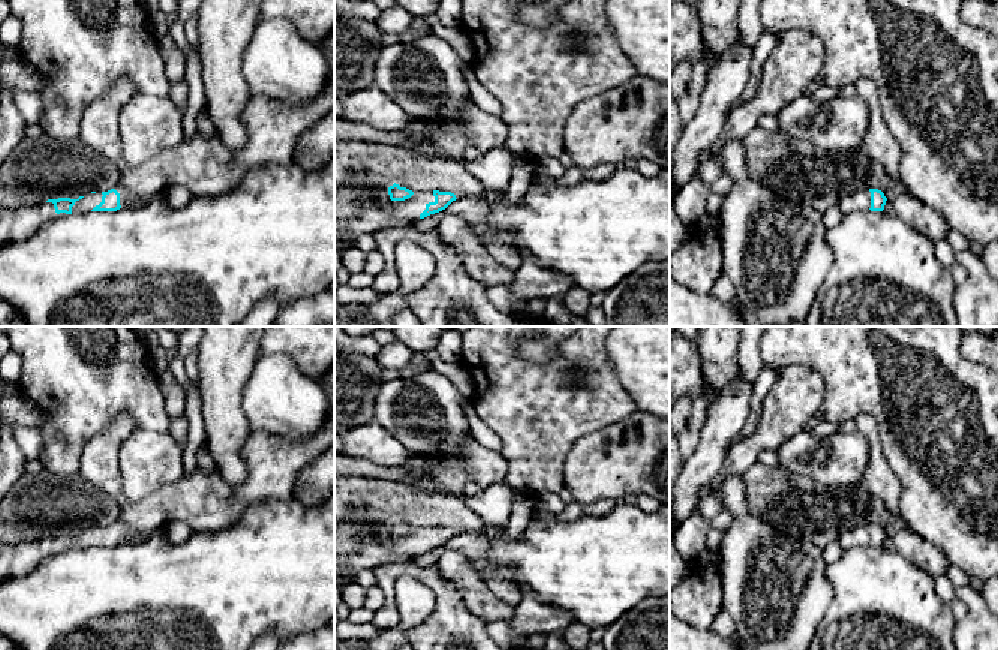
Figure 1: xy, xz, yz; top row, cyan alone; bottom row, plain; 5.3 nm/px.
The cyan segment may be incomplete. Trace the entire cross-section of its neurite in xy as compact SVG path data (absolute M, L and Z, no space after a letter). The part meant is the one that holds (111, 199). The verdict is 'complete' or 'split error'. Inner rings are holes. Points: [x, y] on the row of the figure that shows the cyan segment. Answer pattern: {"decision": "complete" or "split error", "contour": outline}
{"decision": "split error", "contour": "M334 72L330 73L328 84L322 93L303 105L286 105L265 94L252 94L241 115L247 130L247 142L243 148L228 148L217 133L210 138L196 133L190 139L183 139L177 147L159 153L141 166L126 168L118 184L108 192L91 192L78 199L48 199L33 207L15 210L0 208L0 247L12 241L30 238L40 226L60 216L85 211L117 211L135 202L147 202L151 195L166 192L174 186L184 186L193 196L214 196L229 192L255 166L268 163L286 166L294 163L295 147L301 135L333 109Z"}

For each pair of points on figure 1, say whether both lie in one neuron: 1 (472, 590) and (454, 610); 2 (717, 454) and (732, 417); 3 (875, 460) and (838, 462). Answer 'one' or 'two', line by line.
1: two
2: one
3: two

